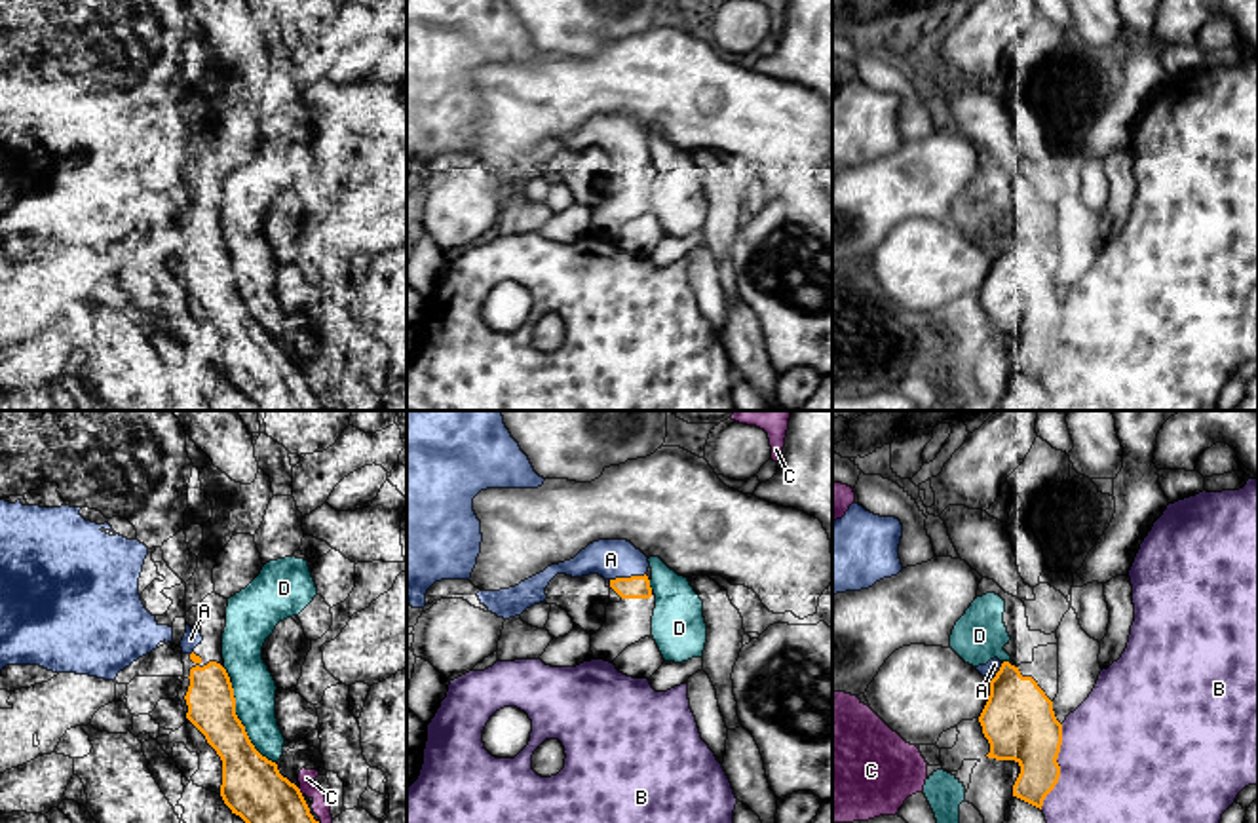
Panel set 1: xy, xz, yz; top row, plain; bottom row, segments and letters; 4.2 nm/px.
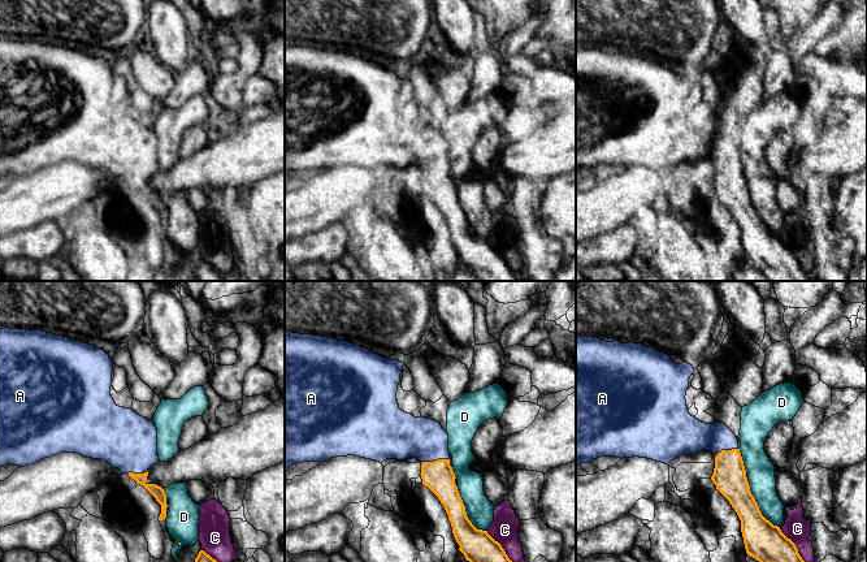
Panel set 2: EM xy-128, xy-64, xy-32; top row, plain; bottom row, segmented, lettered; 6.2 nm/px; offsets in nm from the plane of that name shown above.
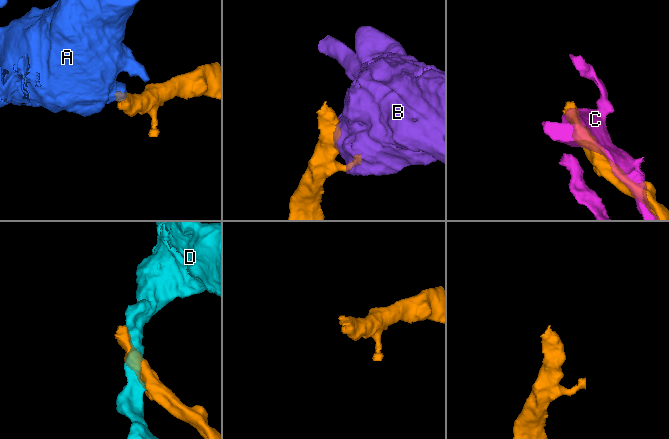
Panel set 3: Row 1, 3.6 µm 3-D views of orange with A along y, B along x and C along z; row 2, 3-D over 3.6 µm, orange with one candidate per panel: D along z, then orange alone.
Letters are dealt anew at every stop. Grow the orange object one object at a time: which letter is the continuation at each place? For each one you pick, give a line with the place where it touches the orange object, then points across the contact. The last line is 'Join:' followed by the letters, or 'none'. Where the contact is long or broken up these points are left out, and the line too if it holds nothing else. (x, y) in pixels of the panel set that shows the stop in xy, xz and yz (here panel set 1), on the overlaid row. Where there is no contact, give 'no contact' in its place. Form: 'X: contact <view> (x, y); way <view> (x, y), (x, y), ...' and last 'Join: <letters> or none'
A: contact xz (628, 578)
Join: A

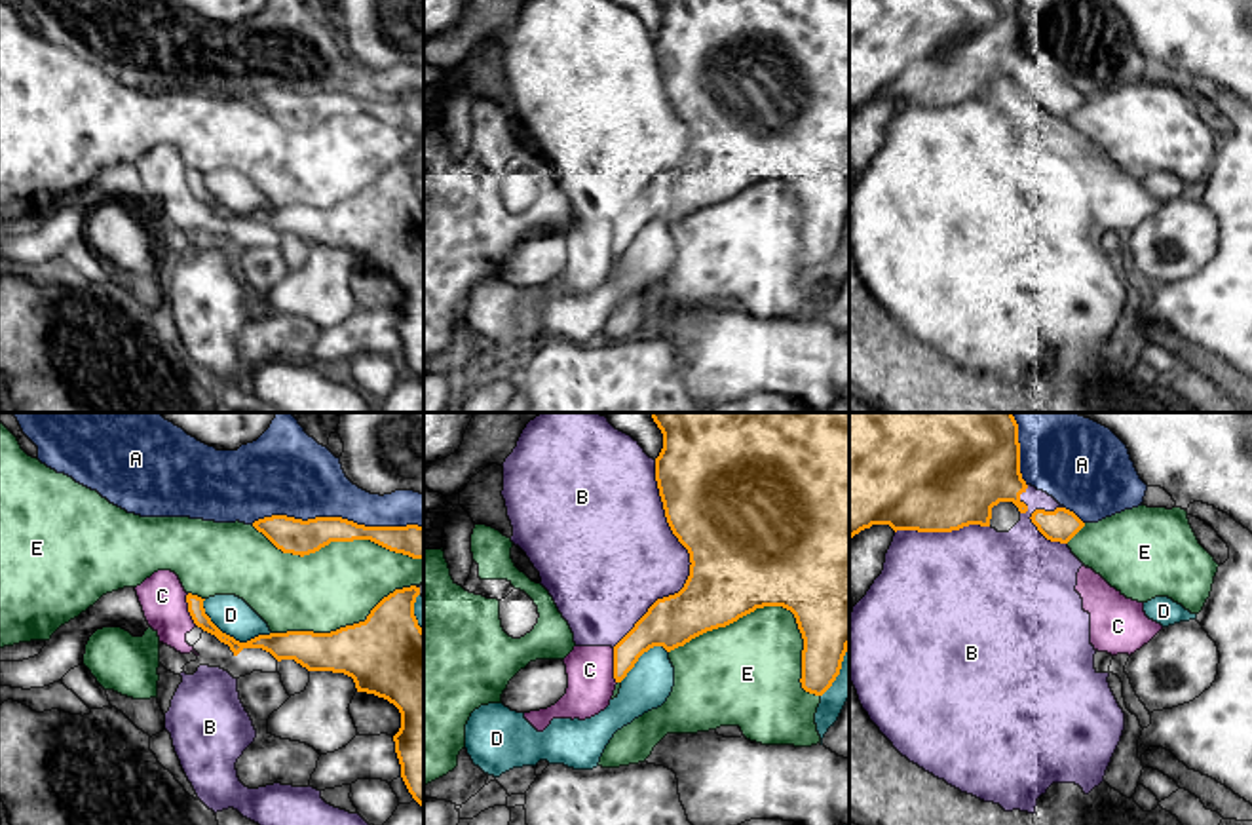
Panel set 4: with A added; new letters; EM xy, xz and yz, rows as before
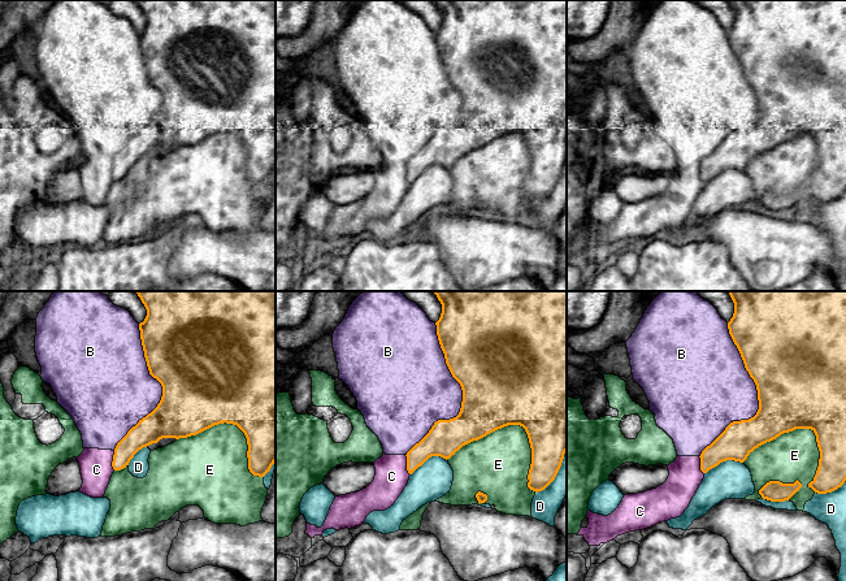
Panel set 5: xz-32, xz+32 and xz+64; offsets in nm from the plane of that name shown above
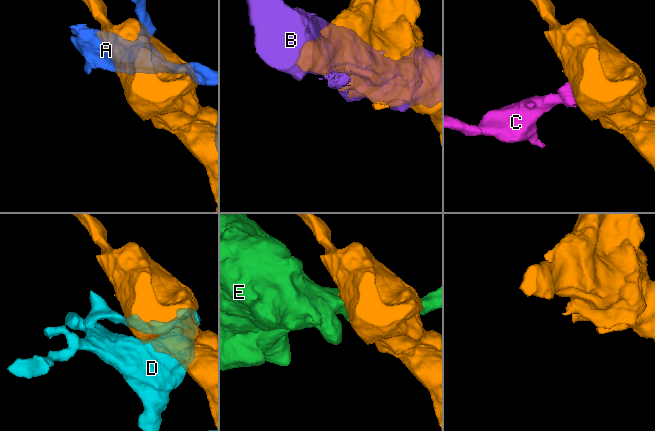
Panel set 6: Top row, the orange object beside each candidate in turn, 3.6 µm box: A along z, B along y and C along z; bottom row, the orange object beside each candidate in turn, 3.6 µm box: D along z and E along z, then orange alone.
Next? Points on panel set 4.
Join: none

